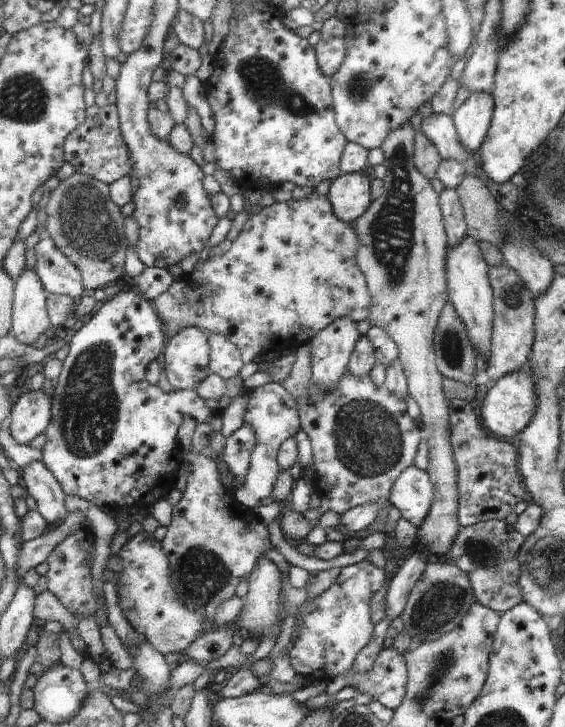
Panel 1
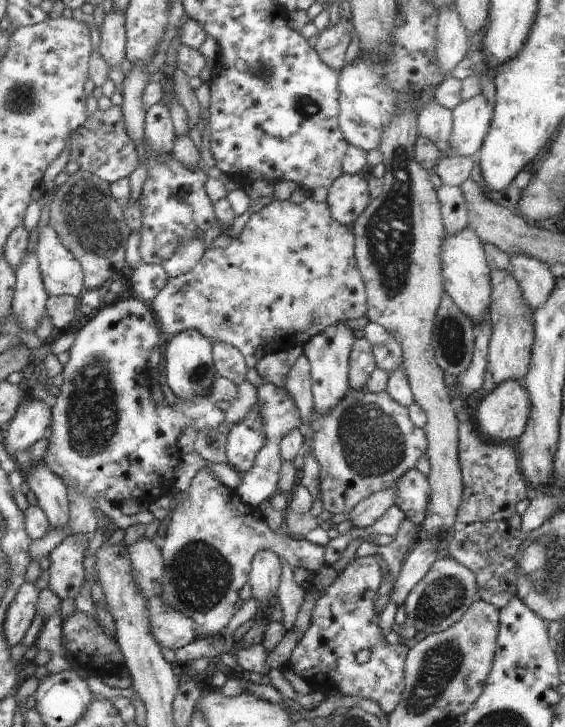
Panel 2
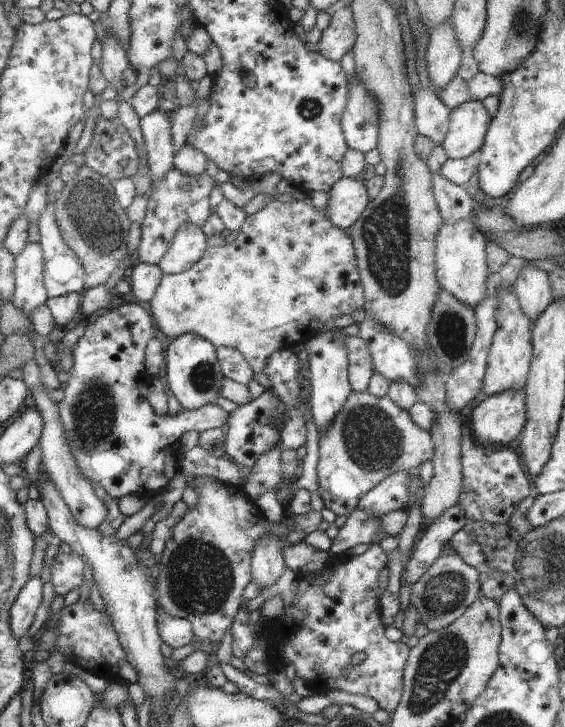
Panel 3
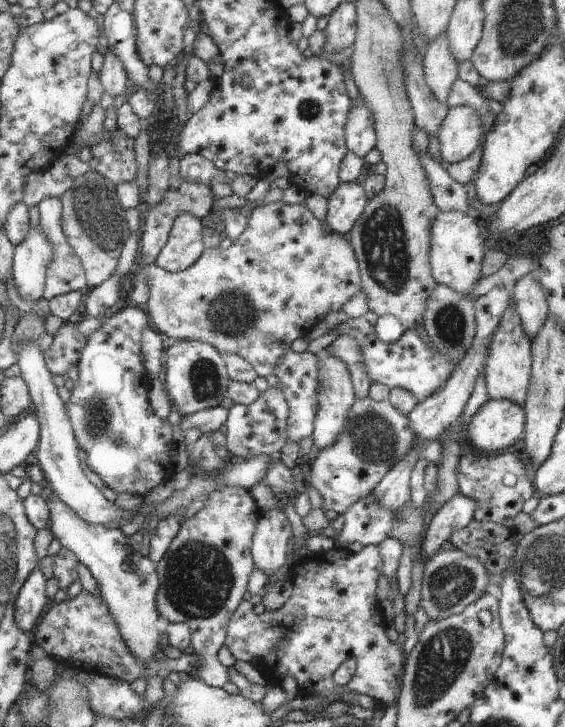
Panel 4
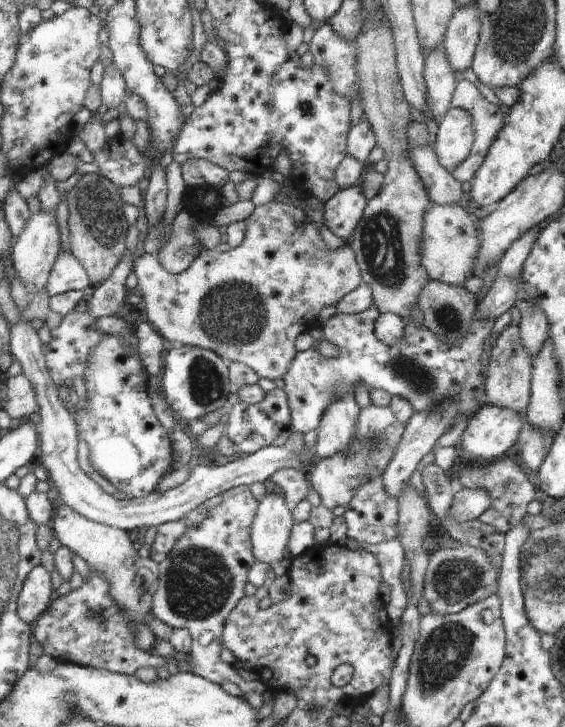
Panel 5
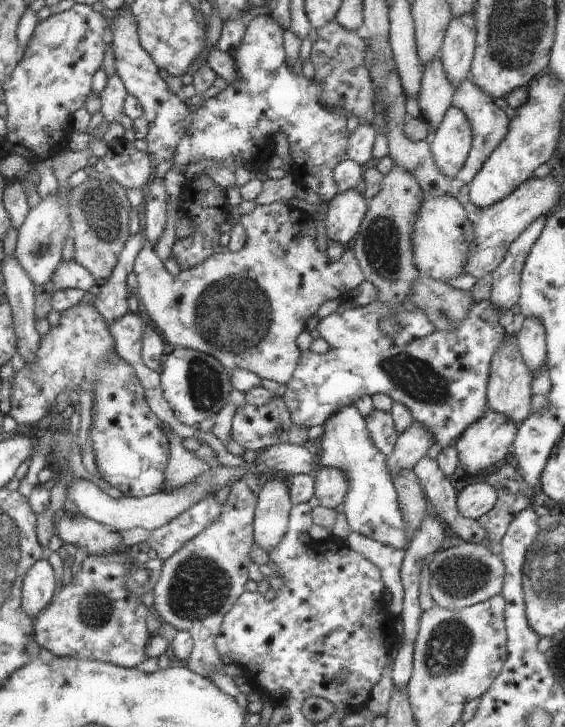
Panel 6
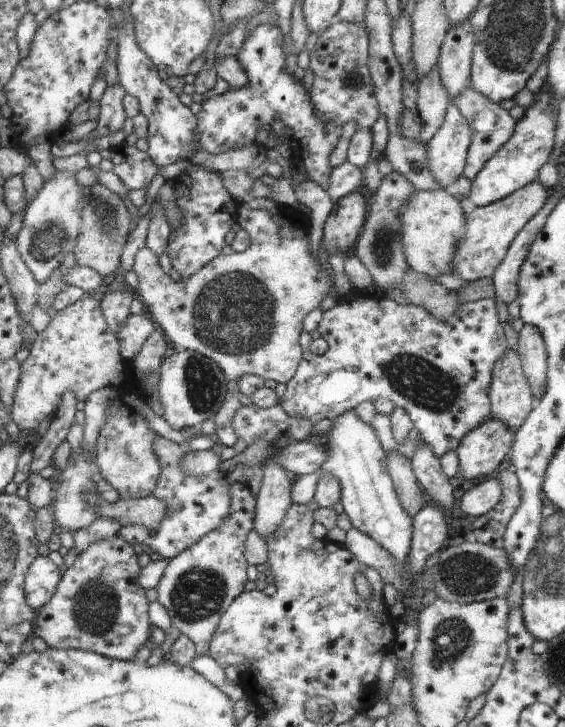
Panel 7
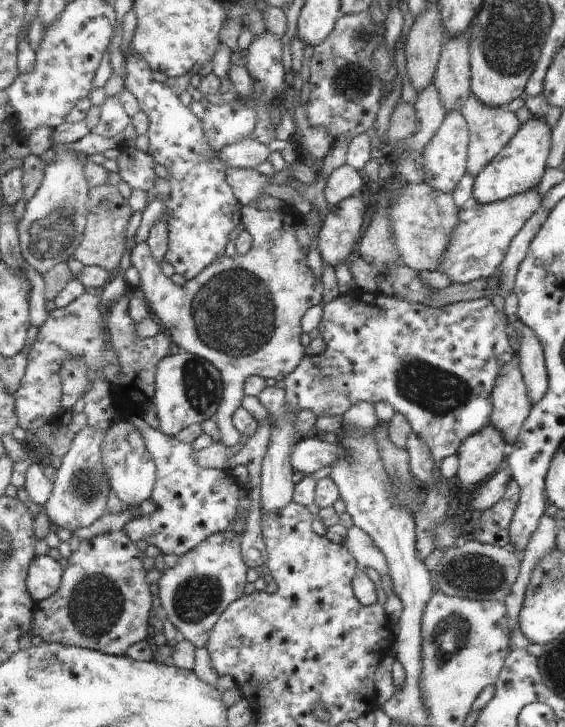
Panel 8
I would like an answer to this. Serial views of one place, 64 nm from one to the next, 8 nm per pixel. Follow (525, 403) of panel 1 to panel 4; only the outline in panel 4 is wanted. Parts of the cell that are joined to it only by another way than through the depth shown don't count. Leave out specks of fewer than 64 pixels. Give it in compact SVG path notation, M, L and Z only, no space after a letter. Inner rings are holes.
M489 398L465 428L466 443L483 454L499 454L515 446L524 434L524 410L511 400Z

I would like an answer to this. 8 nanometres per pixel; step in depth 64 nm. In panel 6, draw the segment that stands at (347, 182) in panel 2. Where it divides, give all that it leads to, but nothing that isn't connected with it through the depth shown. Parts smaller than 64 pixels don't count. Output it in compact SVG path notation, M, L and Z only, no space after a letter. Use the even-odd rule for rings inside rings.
M361 188L341 192L328 202L325 225L330 240L348 248L359 234L368 210L368 198Z

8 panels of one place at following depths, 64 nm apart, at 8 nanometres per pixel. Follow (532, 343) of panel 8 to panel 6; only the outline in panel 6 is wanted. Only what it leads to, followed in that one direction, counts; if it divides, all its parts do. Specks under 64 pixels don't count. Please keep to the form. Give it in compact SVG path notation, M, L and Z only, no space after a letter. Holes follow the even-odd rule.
M524 318L517 332L521 356L533 376L546 364L546 333L543 324L537 318Z

